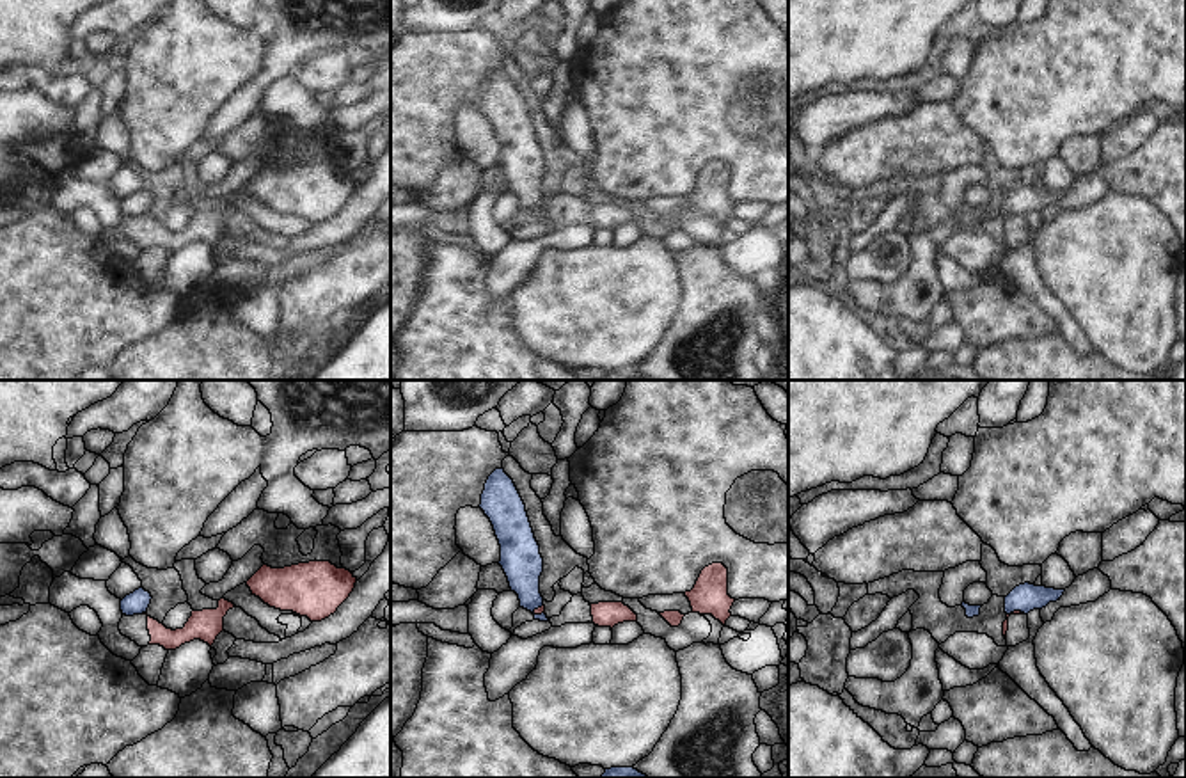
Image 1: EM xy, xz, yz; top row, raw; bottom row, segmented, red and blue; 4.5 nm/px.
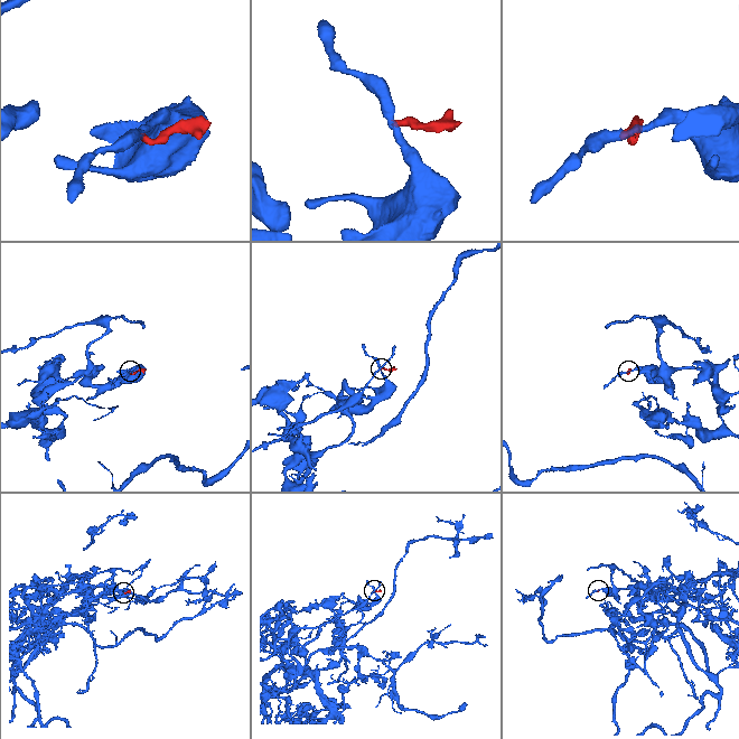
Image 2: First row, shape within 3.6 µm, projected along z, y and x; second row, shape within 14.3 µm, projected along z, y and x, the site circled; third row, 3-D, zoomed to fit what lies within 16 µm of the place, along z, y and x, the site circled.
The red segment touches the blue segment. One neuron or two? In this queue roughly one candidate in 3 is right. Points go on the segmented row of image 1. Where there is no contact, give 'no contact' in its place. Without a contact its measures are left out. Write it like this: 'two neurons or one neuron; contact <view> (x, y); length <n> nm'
two neurons; contact xz (537, 610); length 70 nm

